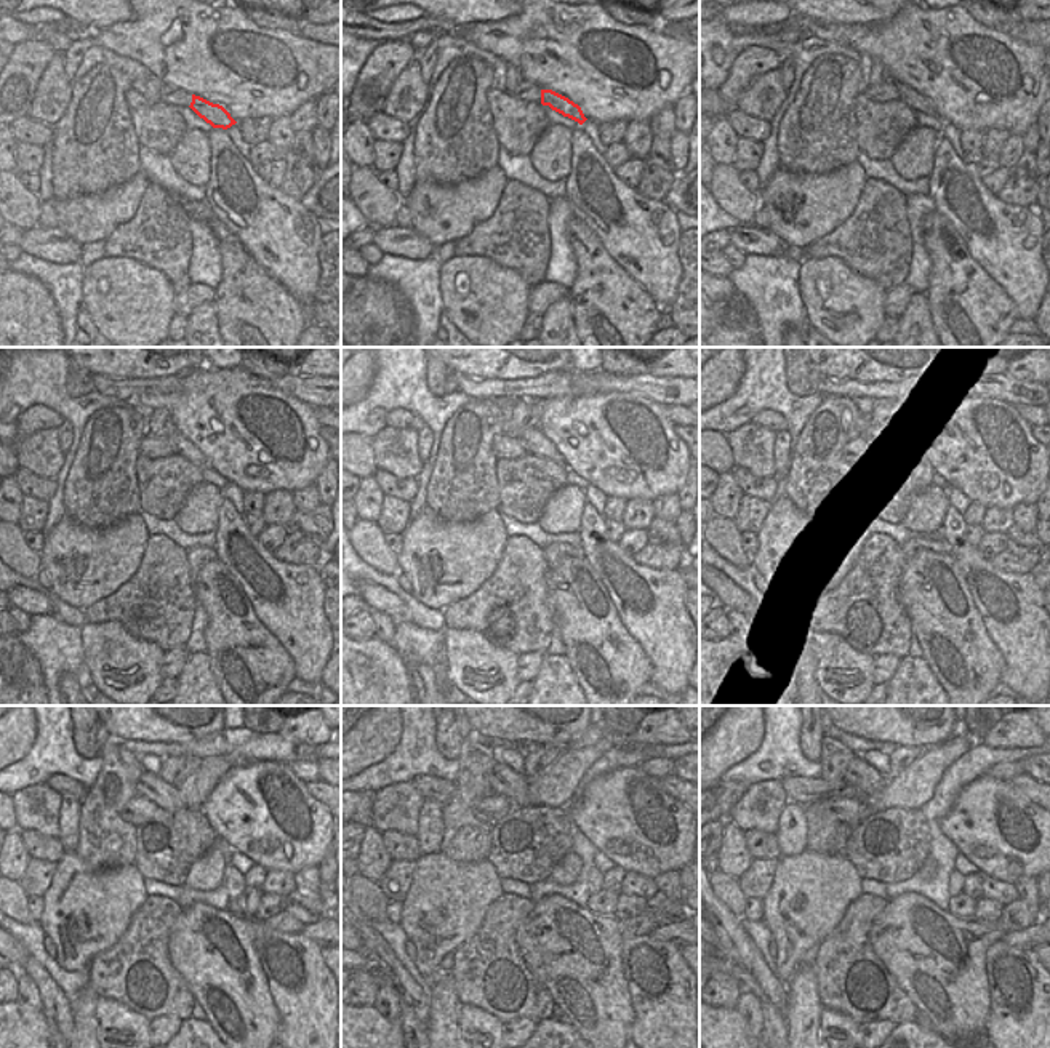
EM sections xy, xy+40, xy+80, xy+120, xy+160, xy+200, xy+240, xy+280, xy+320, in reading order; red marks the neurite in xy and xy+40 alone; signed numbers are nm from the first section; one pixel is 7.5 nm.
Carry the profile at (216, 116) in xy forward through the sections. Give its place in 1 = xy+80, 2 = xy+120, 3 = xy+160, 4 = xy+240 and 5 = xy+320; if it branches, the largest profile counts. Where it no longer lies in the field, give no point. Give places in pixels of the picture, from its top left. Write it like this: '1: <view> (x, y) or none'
1: xy+80 (911, 98)
2: xy+120 (186, 448)
3: xy+160 (533, 440)
4: xy+240 (165, 796)
5: xy+320 (860, 775)

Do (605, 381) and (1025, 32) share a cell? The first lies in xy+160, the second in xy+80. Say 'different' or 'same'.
same

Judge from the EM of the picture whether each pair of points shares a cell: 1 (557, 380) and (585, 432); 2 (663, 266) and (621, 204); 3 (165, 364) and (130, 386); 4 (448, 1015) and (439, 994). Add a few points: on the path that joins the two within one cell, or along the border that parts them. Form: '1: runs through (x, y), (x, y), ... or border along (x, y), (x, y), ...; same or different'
1: border along (604, 392), (578, 397), (546, 397), (535, 402); different
2: runs through (649, 250), (644, 239), (625, 220); same
3: border along (180, 373), (157, 378), (106, 376); different
4: runs through (444, 1010), (444, 999); same

